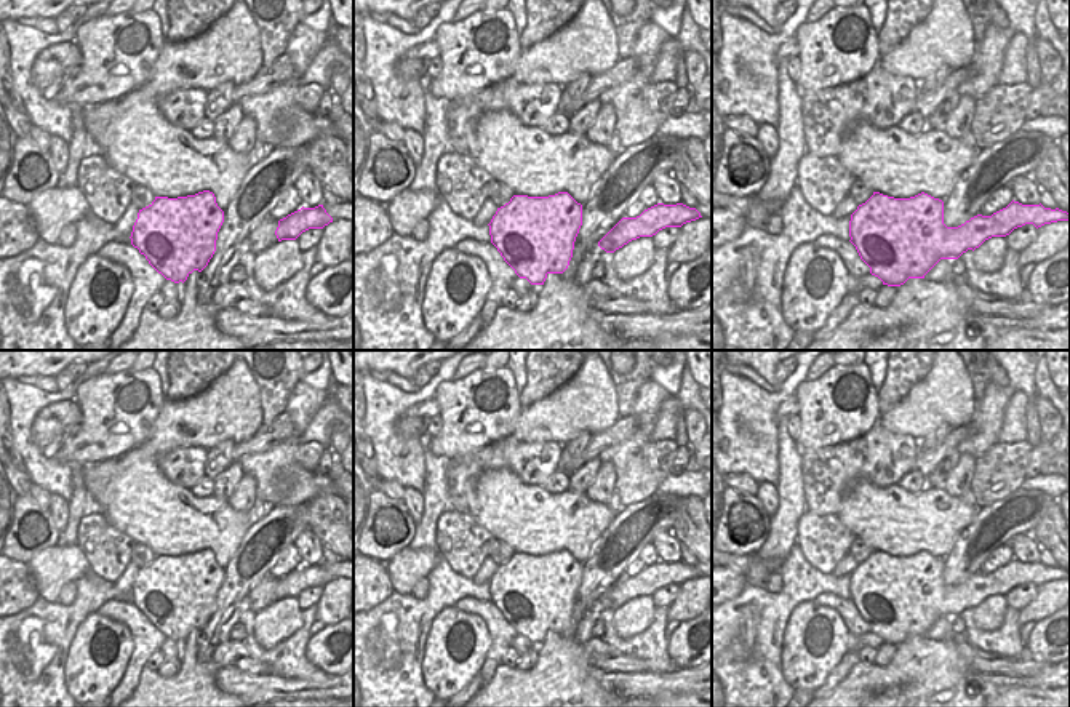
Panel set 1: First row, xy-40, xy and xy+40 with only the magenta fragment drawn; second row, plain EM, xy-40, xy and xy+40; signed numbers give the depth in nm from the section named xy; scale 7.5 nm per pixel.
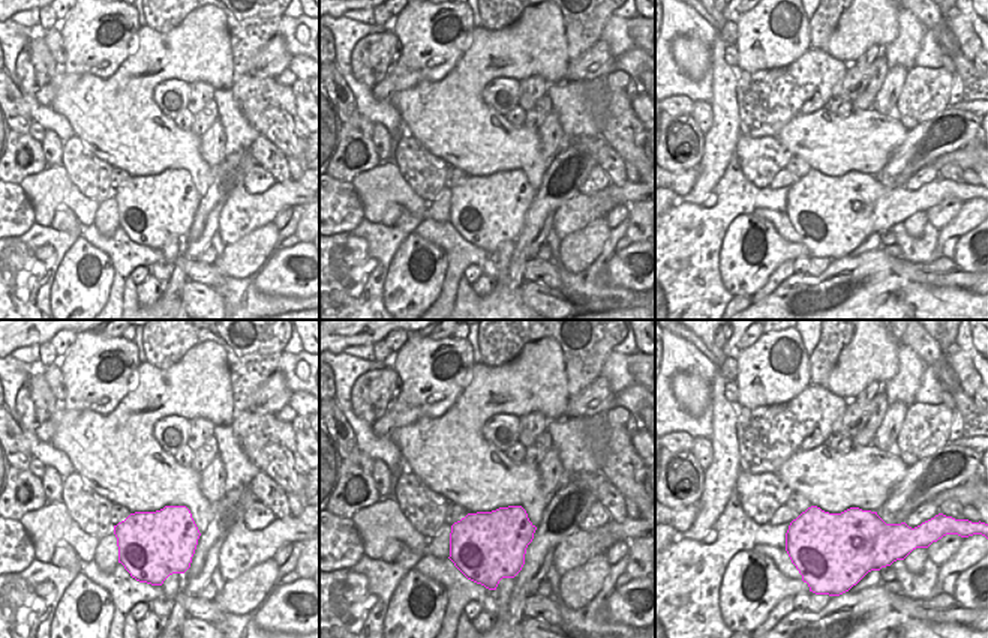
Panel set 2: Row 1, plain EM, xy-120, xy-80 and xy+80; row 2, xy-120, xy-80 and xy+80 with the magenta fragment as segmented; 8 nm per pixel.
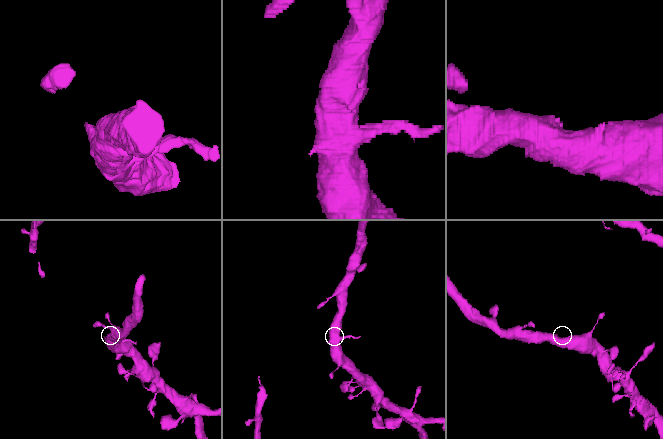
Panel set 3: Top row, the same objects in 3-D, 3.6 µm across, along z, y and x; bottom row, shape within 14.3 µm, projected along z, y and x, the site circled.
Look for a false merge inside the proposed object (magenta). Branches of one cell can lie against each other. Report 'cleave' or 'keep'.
keep

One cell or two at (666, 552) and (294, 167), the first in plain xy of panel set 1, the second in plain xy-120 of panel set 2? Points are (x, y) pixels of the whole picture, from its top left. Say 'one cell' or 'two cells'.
two cells

